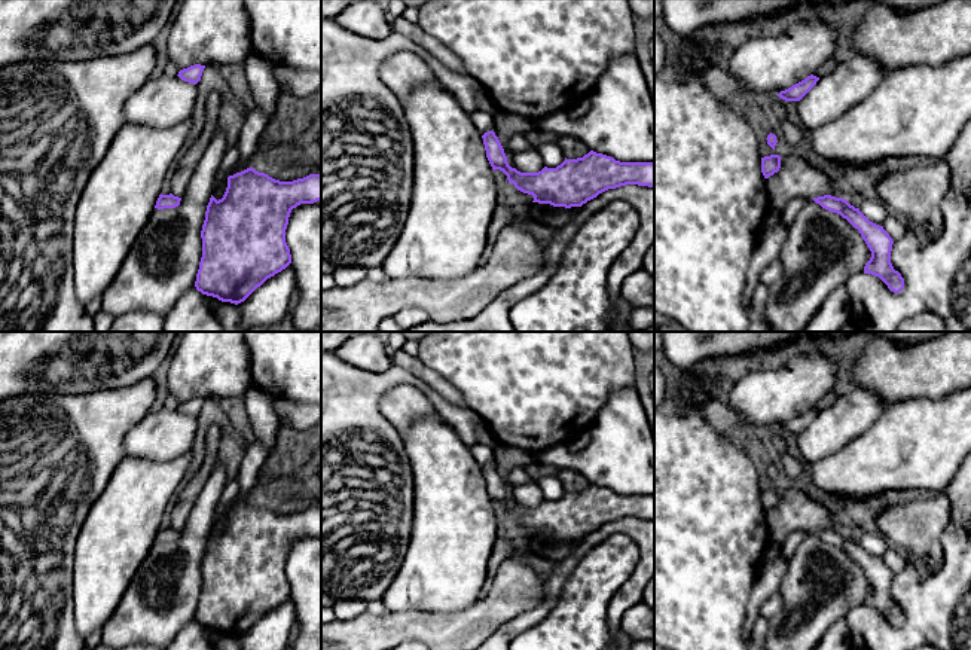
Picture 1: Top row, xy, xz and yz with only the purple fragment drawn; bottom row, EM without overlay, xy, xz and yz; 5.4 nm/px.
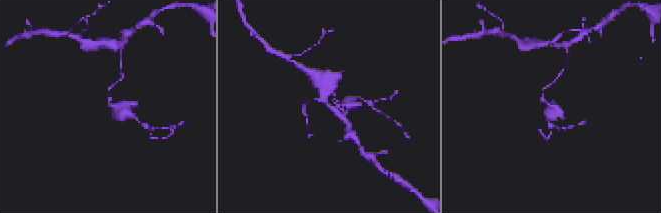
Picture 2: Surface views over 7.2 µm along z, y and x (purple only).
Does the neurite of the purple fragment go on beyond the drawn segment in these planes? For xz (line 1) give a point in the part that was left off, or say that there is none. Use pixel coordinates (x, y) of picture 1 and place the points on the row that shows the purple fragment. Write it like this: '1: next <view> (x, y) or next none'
1: next none

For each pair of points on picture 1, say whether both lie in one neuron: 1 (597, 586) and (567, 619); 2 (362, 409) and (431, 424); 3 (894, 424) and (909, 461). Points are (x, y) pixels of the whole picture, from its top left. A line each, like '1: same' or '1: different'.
1: same
2: different
3: same

